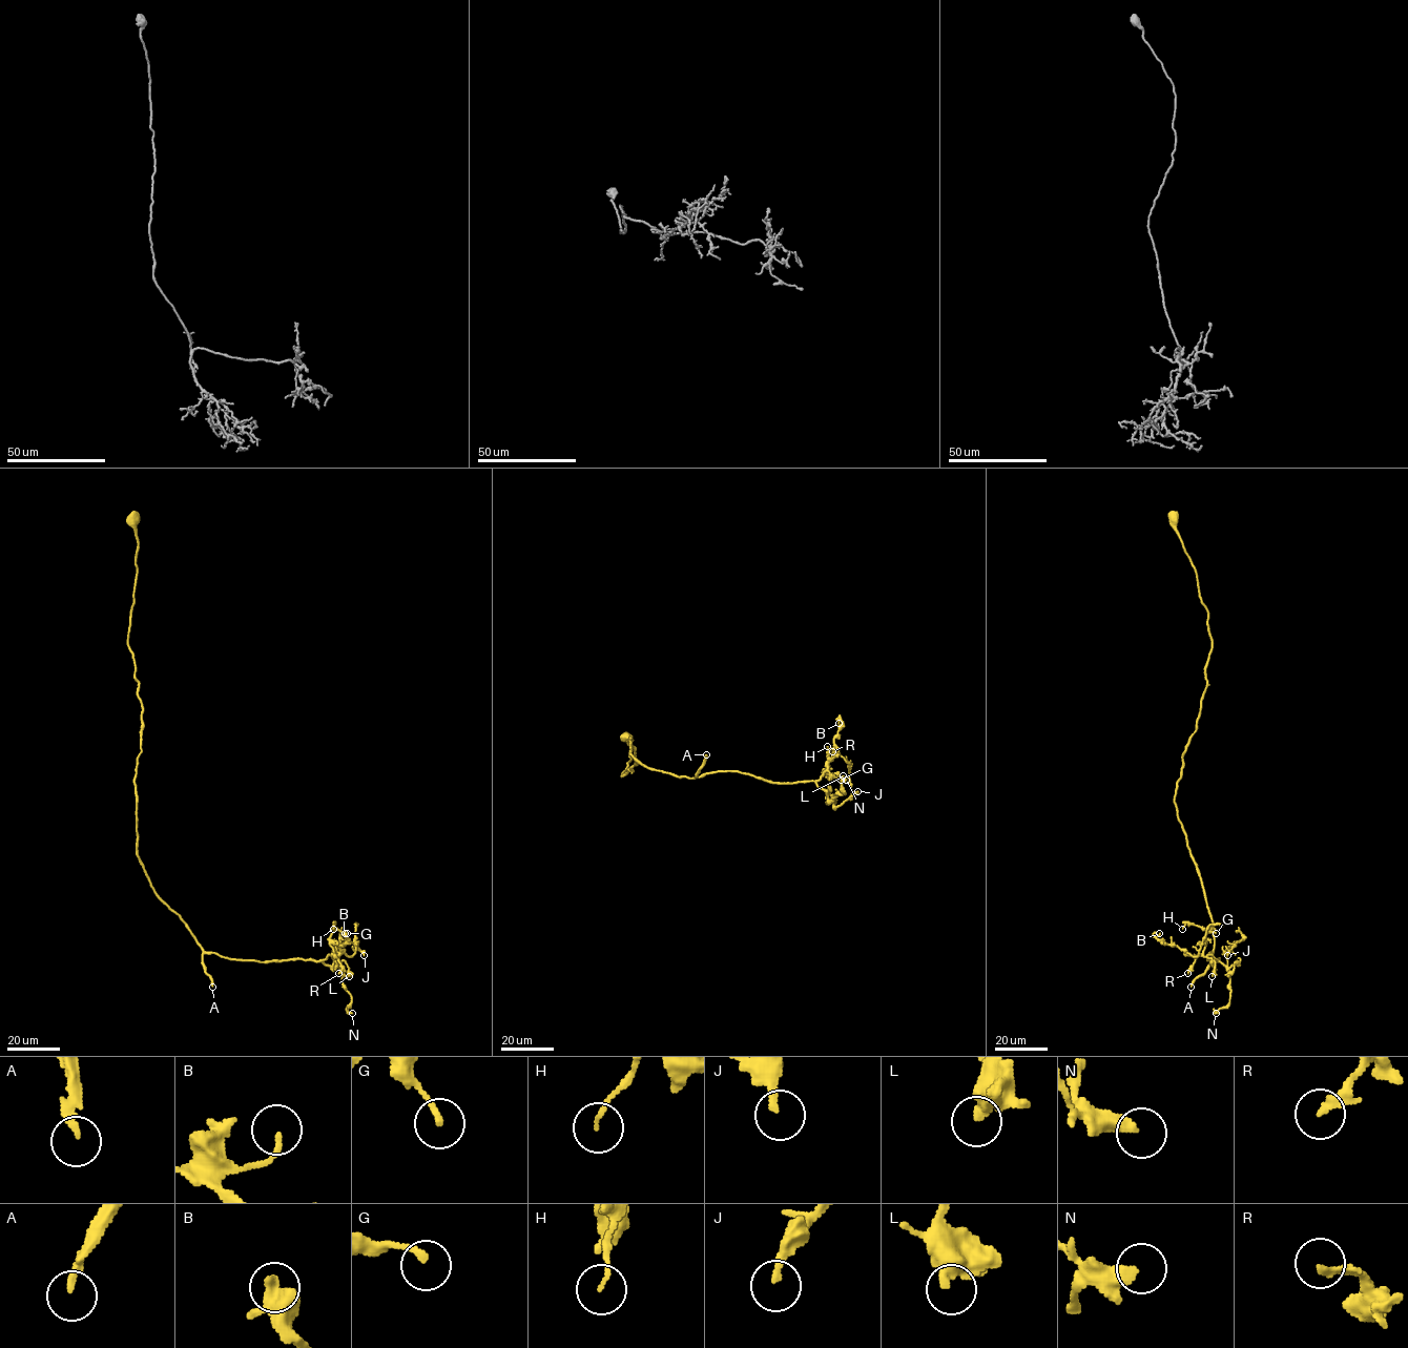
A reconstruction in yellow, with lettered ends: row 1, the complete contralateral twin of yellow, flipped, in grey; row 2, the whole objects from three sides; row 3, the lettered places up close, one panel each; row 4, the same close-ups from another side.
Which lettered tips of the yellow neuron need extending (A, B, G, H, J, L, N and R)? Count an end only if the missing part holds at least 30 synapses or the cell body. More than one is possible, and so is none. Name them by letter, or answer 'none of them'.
A

